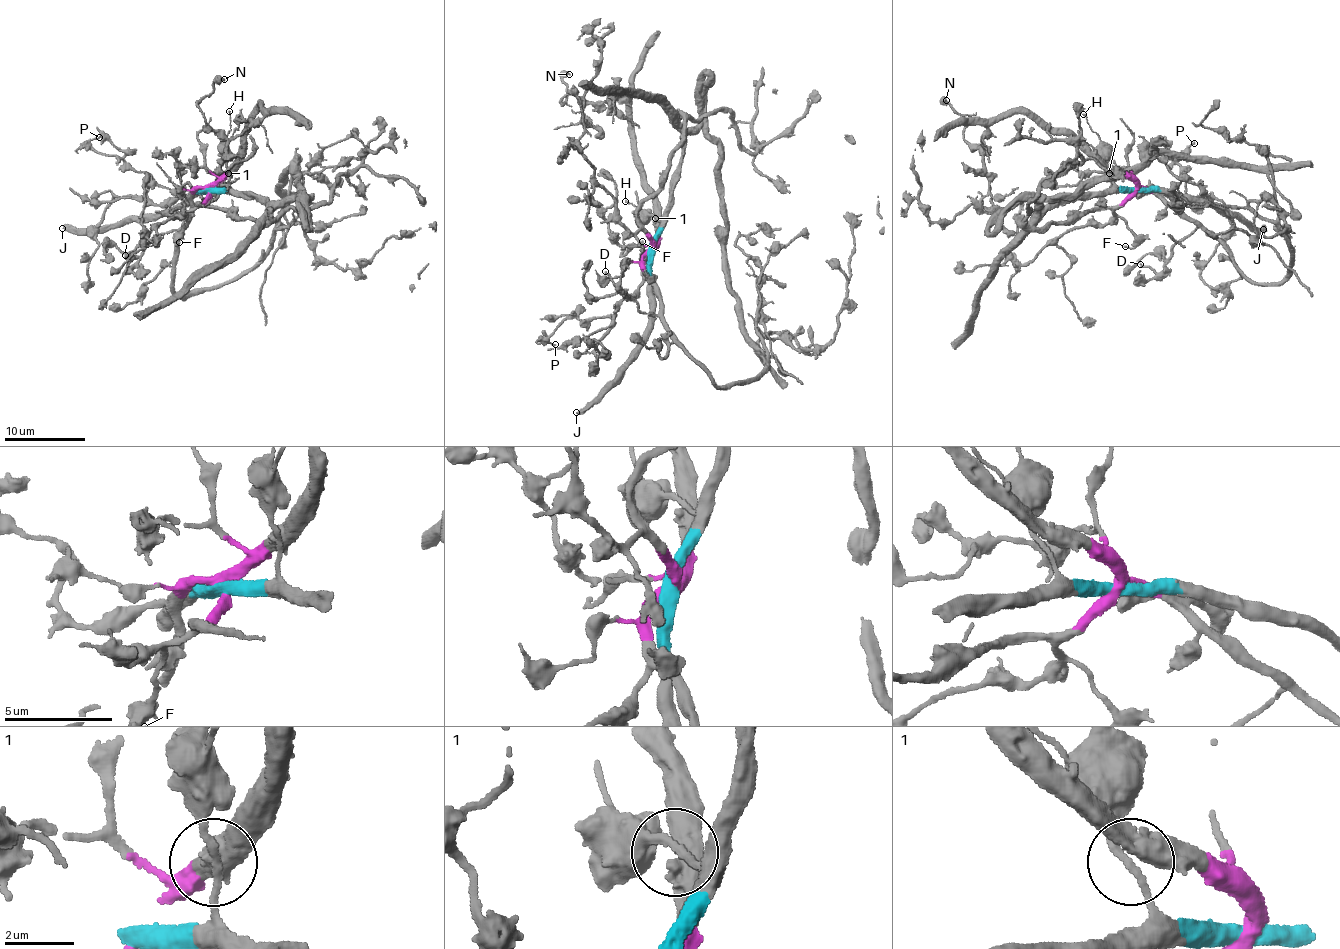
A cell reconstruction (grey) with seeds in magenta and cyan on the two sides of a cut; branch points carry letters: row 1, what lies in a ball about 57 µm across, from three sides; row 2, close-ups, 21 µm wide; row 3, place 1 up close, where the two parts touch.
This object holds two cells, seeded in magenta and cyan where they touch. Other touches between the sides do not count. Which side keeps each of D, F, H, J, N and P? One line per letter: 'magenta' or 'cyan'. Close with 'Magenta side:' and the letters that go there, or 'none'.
D: magenta
F: magenta
H: cyan
J: cyan
N: magenta
P: magenta
Magenta side: D, F, N, P

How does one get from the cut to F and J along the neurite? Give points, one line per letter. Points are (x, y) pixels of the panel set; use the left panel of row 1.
F: (207, 188), (206, 195), (187, 212), (179, 241)
J: (207, 190), (149, 215), (126, 216), (97, 228), (62, 228)

